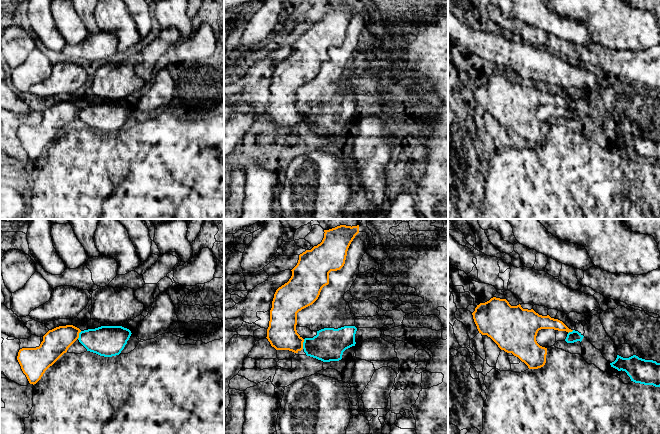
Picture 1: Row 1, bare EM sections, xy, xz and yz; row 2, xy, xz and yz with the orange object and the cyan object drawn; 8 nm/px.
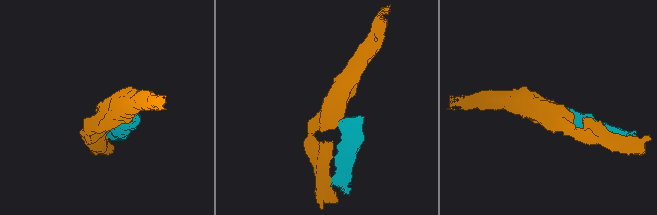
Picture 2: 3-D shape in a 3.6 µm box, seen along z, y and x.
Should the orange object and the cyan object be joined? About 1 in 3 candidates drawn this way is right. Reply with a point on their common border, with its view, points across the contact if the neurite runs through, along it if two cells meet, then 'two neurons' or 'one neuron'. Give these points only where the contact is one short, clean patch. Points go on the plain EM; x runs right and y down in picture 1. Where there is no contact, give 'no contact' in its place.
meets orange in xz at (302, 120); border along xz (304, 115), (302, 124); two neurons

